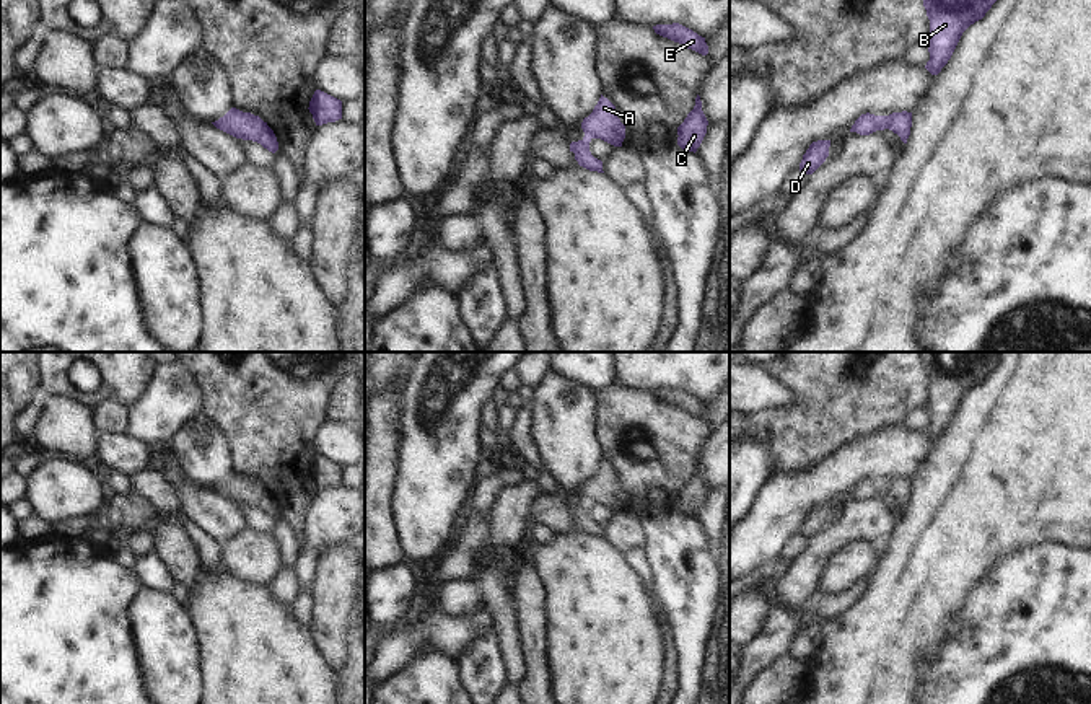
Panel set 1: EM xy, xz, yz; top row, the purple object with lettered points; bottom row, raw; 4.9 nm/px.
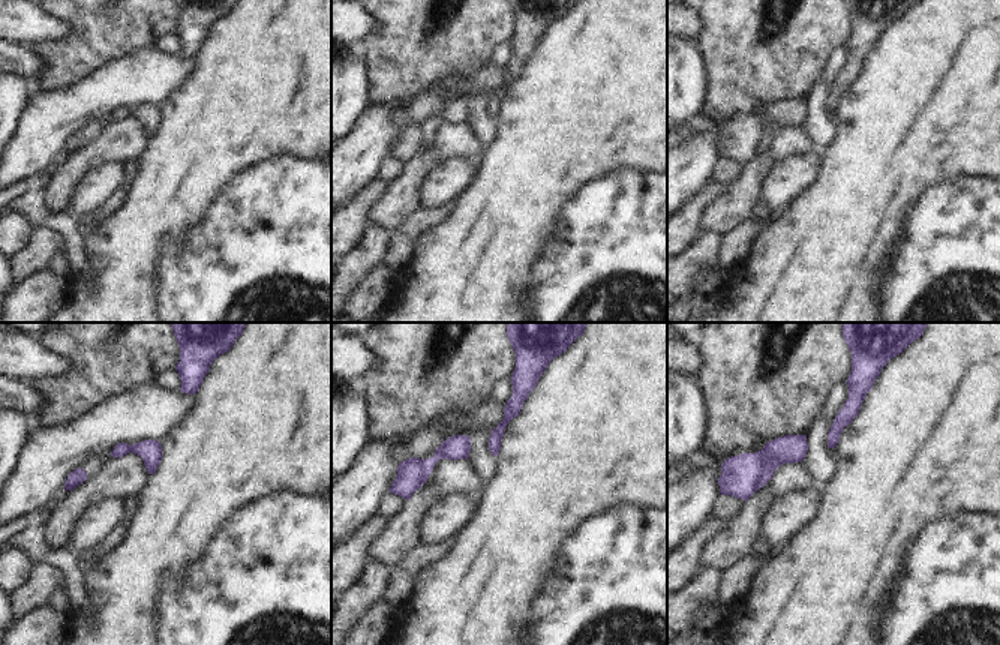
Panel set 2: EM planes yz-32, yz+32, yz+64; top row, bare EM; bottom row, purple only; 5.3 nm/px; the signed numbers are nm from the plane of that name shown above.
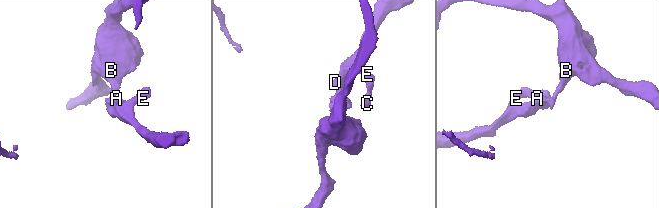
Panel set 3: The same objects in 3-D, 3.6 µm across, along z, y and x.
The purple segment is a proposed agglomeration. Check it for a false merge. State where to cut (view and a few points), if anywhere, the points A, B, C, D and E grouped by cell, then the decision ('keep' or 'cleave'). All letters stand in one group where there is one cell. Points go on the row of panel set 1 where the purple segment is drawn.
cut in yz along (875, 116), (880, 129); A C D E / B; cleave

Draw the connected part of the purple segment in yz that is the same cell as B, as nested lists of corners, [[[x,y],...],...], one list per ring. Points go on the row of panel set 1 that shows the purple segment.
[[[923,0],[930,20],[925,46],[930,60],[925,68],[938,75],[951,59],[962,33],[982,20],[997,0]]]

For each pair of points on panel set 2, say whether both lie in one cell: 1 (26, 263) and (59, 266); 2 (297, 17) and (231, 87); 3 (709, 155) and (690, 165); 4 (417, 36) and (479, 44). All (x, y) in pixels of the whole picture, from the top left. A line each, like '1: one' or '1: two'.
1: two
2: one
3: one
4: one

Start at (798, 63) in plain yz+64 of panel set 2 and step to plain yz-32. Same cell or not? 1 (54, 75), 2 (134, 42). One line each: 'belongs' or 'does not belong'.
1: belongs
2: belongs

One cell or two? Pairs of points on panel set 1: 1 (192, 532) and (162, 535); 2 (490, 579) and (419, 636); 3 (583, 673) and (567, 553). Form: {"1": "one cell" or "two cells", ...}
{"1": "two cells", "2": "two cells", "3": "one cell"}

